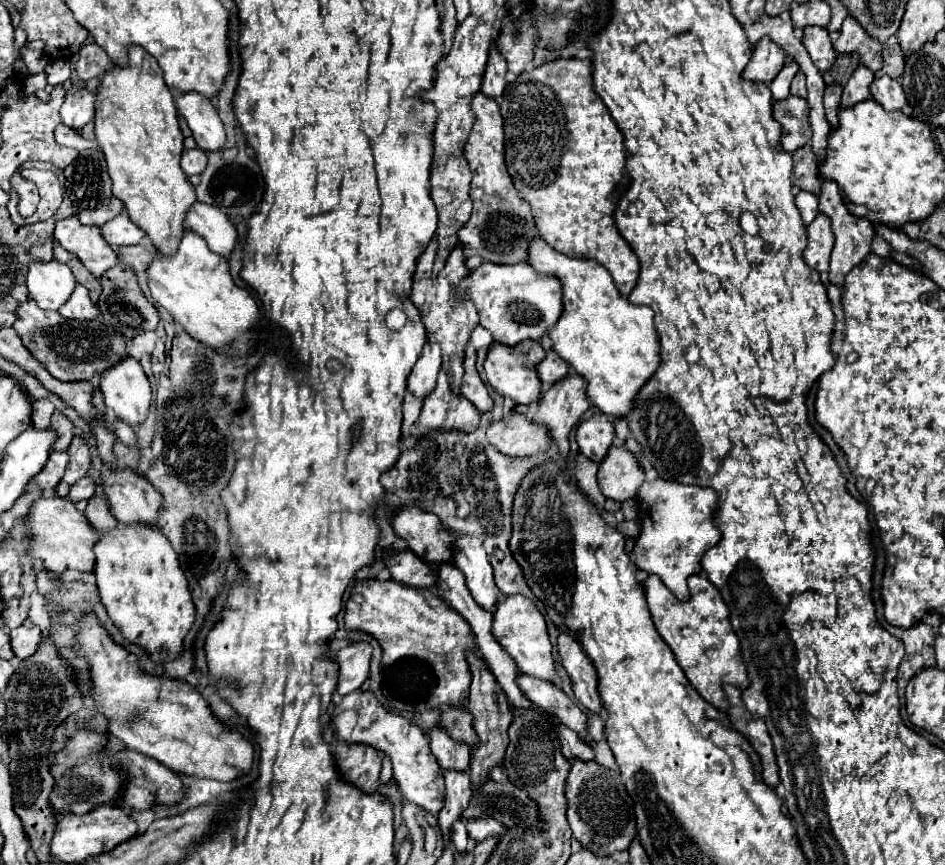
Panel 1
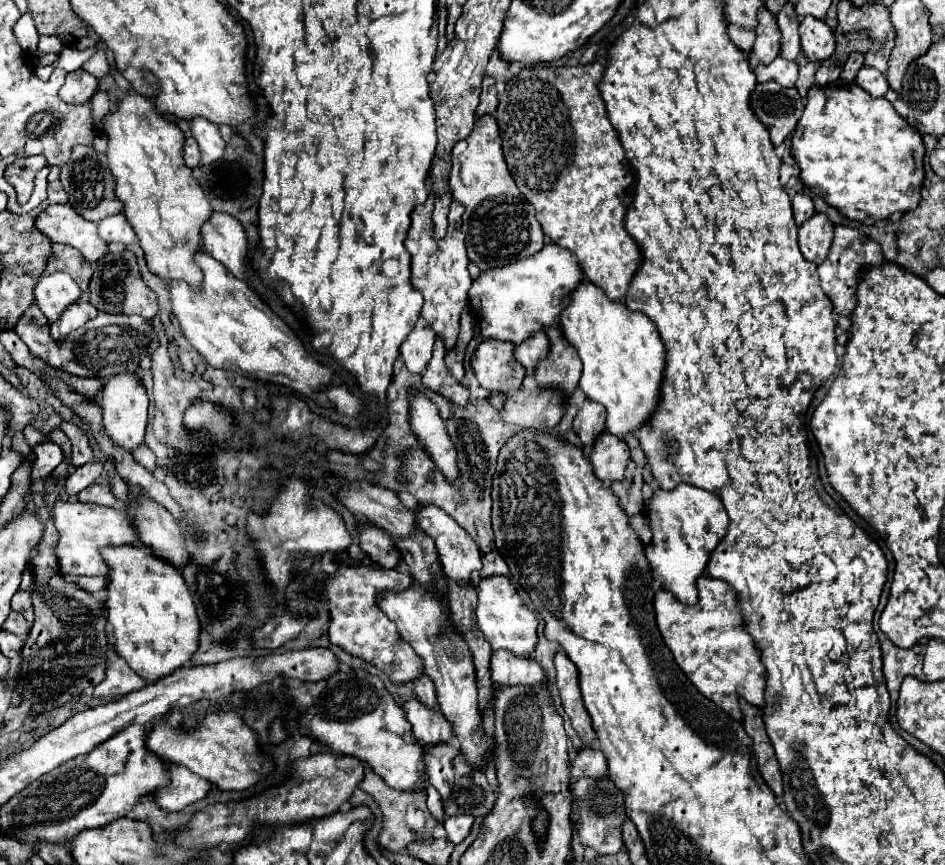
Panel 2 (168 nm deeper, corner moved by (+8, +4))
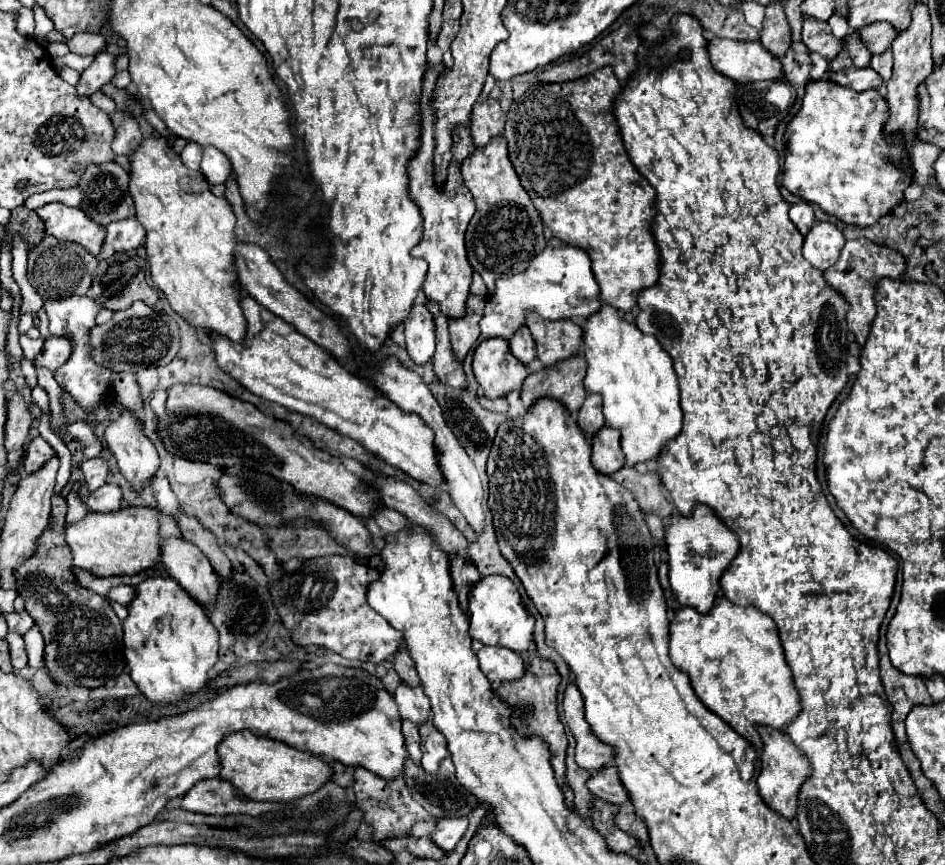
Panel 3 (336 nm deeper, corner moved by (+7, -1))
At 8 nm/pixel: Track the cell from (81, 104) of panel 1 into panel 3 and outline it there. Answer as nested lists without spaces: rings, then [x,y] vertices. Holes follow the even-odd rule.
[[[96,54],[94,62],[82,72],[82,78],[76,86],[78,94],[90,96],[108,84],[116,74],[116,54]]]

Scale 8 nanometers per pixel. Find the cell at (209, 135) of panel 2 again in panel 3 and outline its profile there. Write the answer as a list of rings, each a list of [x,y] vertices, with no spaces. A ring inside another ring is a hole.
[[[204,148],[204,158],[200,164],[200,172],[208,180],[208,184],[224,184],[232,176],[230,160],[216,148]]]

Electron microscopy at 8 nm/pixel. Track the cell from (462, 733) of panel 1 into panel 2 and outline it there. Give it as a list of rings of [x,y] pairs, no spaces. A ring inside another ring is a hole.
[[[423,675],[423,677],[419,677],[413,685],[415,685],[415,695],[417,695],[417,699],[419,699],[425,707],[429,707],[429,709],[433,709],[433,711],[439,711],[437,691],[435,691],[433,681],[431,681],[427,675]]]

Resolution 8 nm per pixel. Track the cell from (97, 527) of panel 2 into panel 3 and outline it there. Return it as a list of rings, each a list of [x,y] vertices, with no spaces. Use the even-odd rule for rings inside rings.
[[[130,506],[118,512],[90,512],[84,520],[66,528],[66,542],[72,548],[74,564],[90,570],[94,576],[140,574],[160,562],[162,540],[156,508]]]

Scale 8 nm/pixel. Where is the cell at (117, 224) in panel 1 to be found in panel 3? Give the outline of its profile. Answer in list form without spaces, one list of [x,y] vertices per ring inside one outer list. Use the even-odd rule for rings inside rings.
[[[126,218],[122,222],[112,222],[106,226],[106,242],[116,252],[132,252],[146,238],[144,226],[136,218]]]

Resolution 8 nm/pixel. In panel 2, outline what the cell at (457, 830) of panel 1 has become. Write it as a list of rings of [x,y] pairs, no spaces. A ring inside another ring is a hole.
[[[429,785],[429,789],[427,789],[427,807],[429,807],[429,813],[437,819],[437,823],[443,825],[443,819],[445,819],[443,803],[441,803],[441,797],[439,797],[437,789],[433,789],[431,785]]]

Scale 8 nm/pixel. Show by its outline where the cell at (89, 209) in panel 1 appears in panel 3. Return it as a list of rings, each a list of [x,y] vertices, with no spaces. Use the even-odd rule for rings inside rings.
[[[110,162],[108,166],[88,166],[88,170],[82,174],[82,180],[78,184],[84,192],[80,208],[100,226],[106,226],[114,220],[124,220],[124,218],[136,216],[134,200],[128,190],[128,182],[130,182],[130,174],[116,162]]]

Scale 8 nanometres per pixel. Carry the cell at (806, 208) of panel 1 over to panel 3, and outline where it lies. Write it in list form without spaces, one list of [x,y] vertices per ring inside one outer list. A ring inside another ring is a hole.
[[[800,202],[800,204],[794,204],[790,208],[790,220],[794,222],[794,226],[800,230],[802,236],[808,234],[808,230],[812,228],[814,224],[814,212],[812,212],[812,206],[808,202]]]

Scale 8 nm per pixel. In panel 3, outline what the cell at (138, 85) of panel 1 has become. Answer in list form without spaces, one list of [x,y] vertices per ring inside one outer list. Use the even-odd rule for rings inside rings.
[[[154,136],[144,138],[140,148],[130,154],[130,194],[136,204],[136,218],[146,228],[144,246],[150,260],[152,282],[166,294],[172,310],[202,334],[222,334],[232,342],[244,342],[248,322],[240,308],[242,288],[234,270],[236,216],[228,200],[214,196],[202,172],[186,168],[180,156],[168,146],[166,138]]]

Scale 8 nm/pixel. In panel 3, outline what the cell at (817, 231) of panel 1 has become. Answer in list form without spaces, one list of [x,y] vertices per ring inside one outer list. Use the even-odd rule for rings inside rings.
[[[816,222],[804,238],[804,258],[818,270],[828,270],[838,262],[844,246],[844,234],[830,222]]]

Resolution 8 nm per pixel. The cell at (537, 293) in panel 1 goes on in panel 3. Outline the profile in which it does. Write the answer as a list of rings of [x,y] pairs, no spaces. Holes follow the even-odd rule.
[[[552,238],[522,274],[496,282],[496,292],[486,302],[484,318],[480,320],[482,338],[498,336],[508,340],[514,330],[524,324],[526,312],[530,310],[538,312],[542,318],[548,320],[570,316],[574,320],[582,320],[598,312],[600,302],[600,286],[594,278],[588,252],[578,246],[570,246],[558,238]]]

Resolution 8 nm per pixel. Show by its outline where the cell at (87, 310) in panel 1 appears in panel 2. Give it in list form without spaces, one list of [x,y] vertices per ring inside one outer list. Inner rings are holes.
[[[75,301],[73,305],[69,305],[69,307],[59,315],[57,321],[51,323],[53,339],[59,341],[61,337],[65,337],[67,333],[71,333],[73,329],[81,327],[85,321],[89,321],[89,319],[93,319],[93,317],[97,317],[97,315],[99,315],[99,311],[97,311],[91,303],[87,303],[87,301]]]

